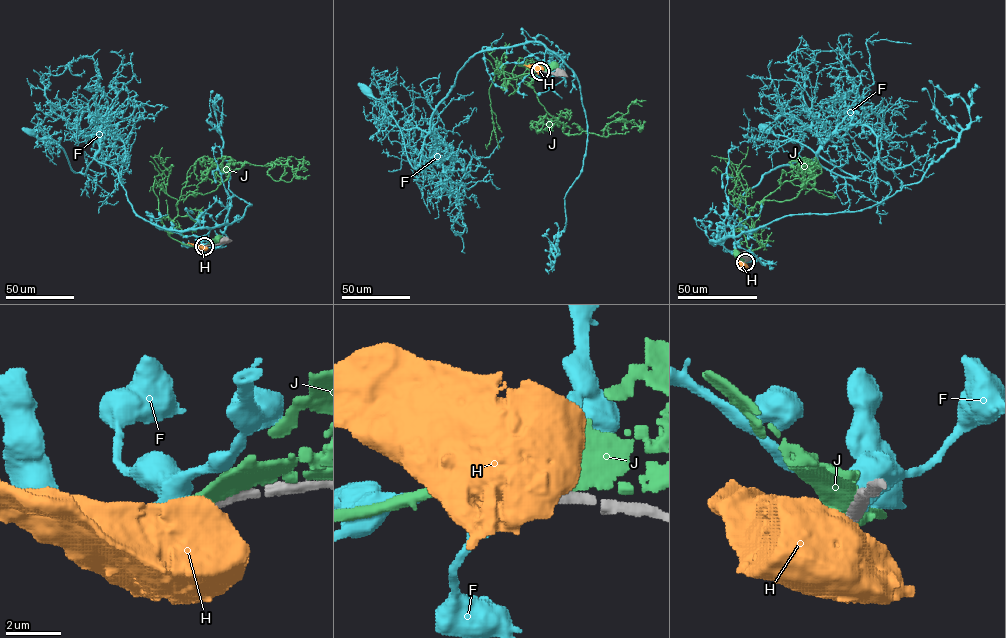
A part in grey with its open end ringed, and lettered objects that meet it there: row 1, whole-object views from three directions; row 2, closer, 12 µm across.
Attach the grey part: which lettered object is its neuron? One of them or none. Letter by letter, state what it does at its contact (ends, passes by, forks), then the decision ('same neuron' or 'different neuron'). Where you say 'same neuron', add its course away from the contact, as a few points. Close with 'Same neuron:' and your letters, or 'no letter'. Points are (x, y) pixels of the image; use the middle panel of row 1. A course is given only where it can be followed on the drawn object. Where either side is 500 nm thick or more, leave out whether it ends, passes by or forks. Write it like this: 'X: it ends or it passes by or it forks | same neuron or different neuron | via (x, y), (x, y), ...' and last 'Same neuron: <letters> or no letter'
F: different neuron
H: different neuron
J: different neuron
Same neuron: no letter

